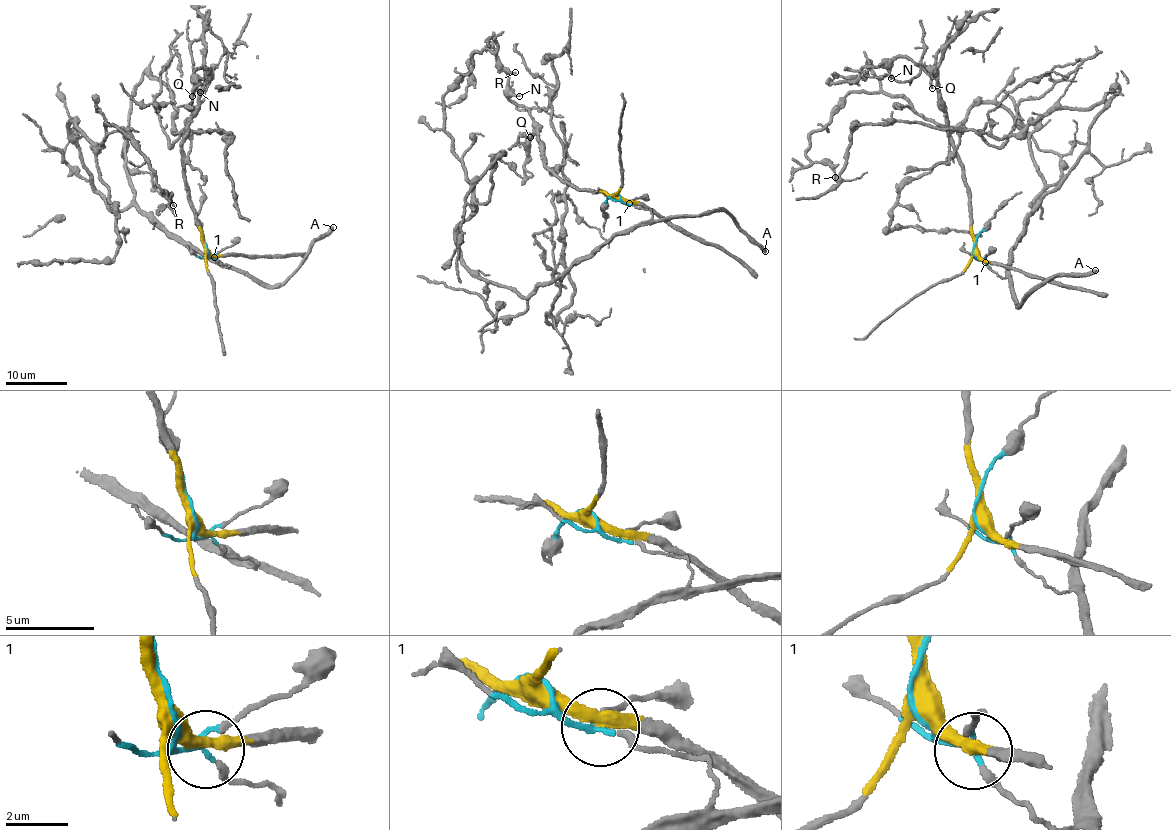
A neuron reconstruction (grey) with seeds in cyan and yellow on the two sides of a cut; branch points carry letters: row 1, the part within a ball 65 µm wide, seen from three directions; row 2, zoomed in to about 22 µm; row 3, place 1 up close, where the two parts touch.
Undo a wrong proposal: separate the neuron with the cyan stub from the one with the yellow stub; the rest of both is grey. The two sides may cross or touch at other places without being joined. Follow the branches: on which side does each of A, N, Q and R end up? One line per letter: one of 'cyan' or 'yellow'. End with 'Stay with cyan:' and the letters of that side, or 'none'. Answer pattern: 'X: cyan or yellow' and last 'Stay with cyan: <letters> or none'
A: cyan
N: yellow
Q: yellow
R: cyan
Stay with cyan: A, R

